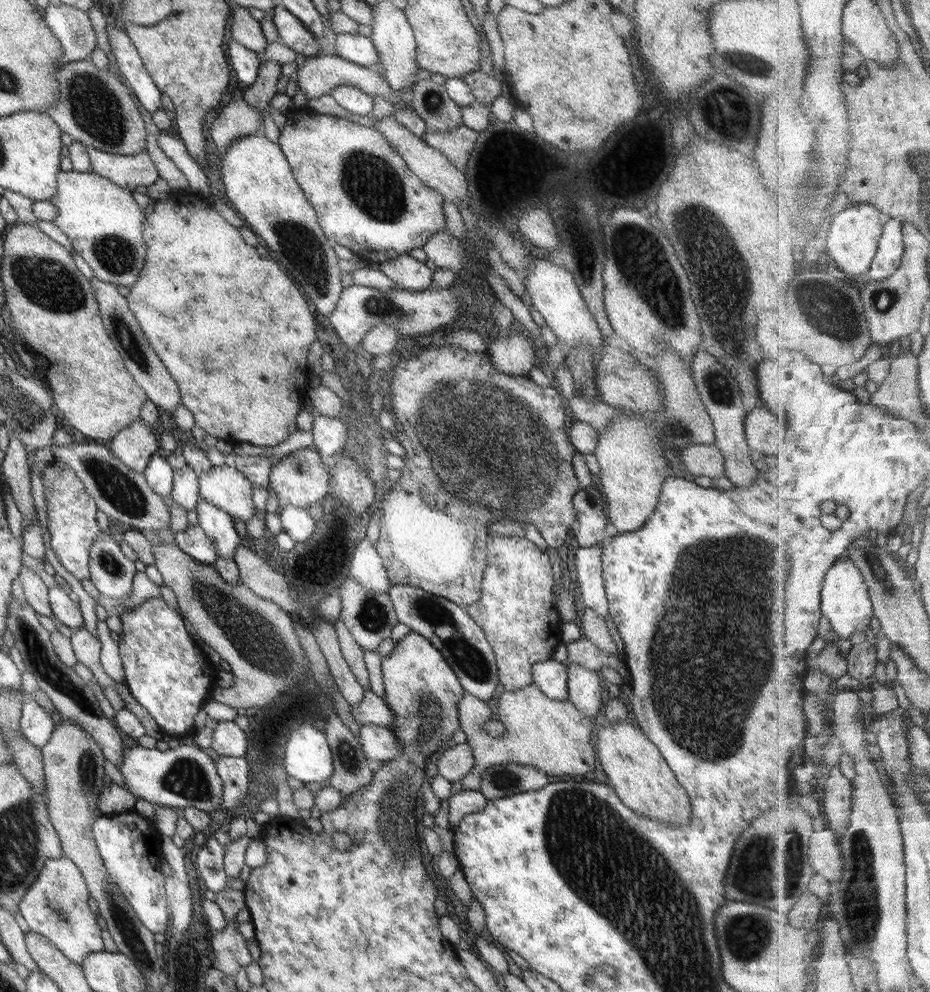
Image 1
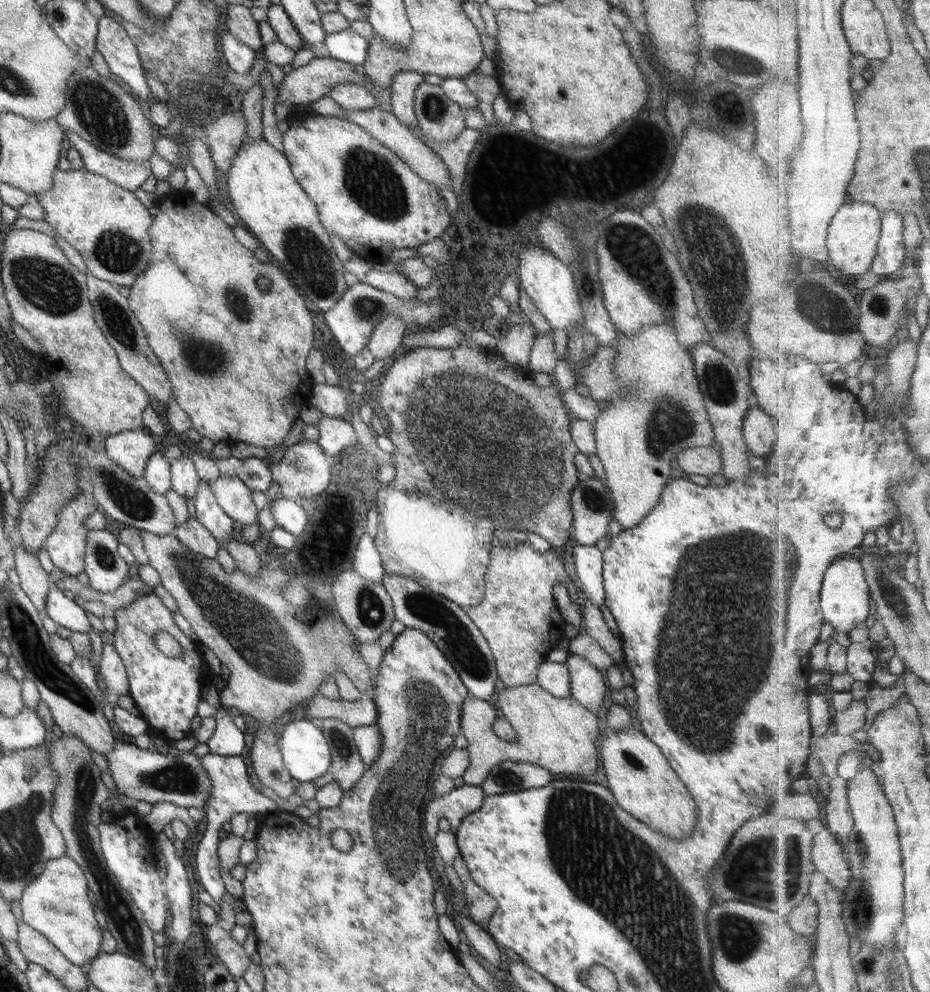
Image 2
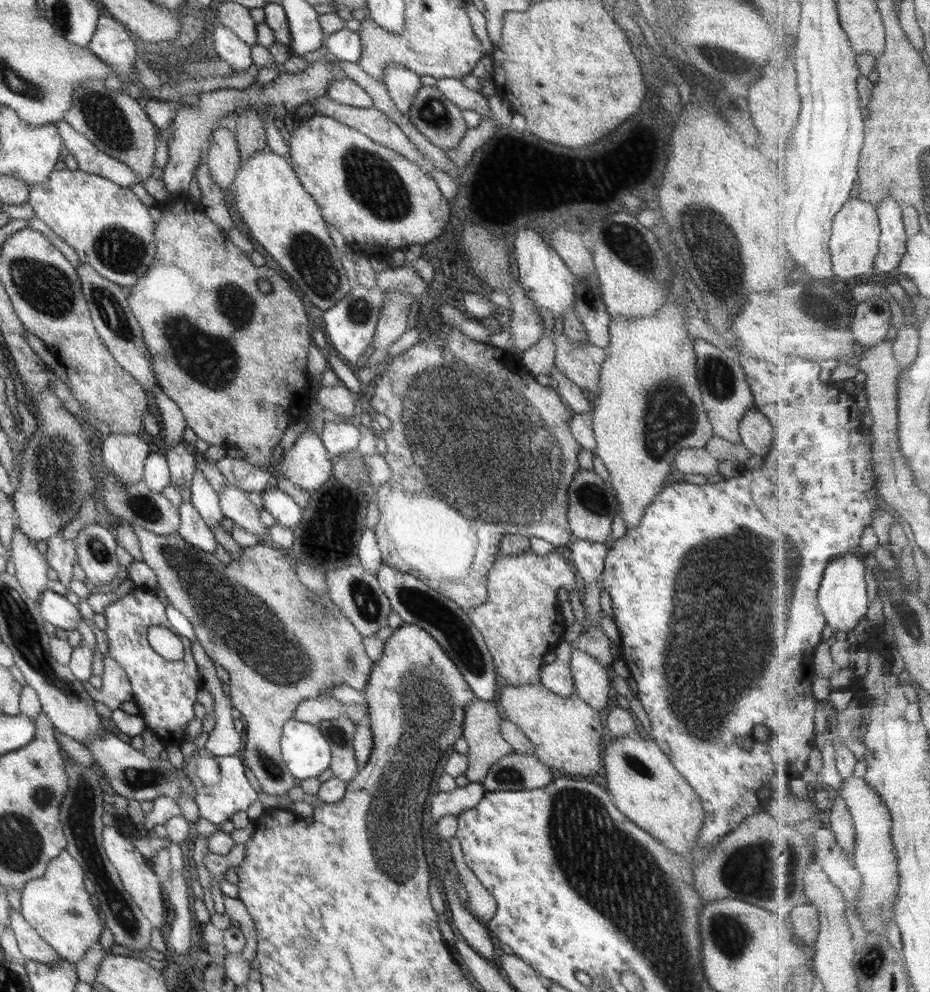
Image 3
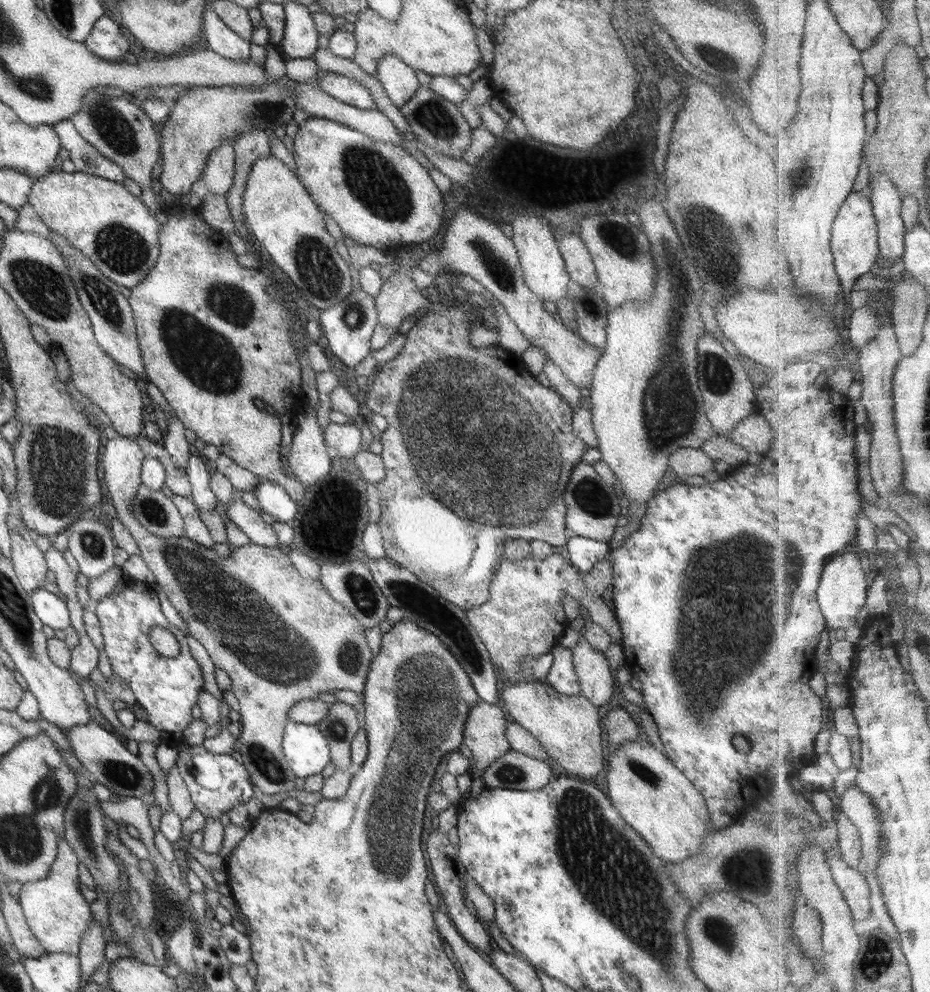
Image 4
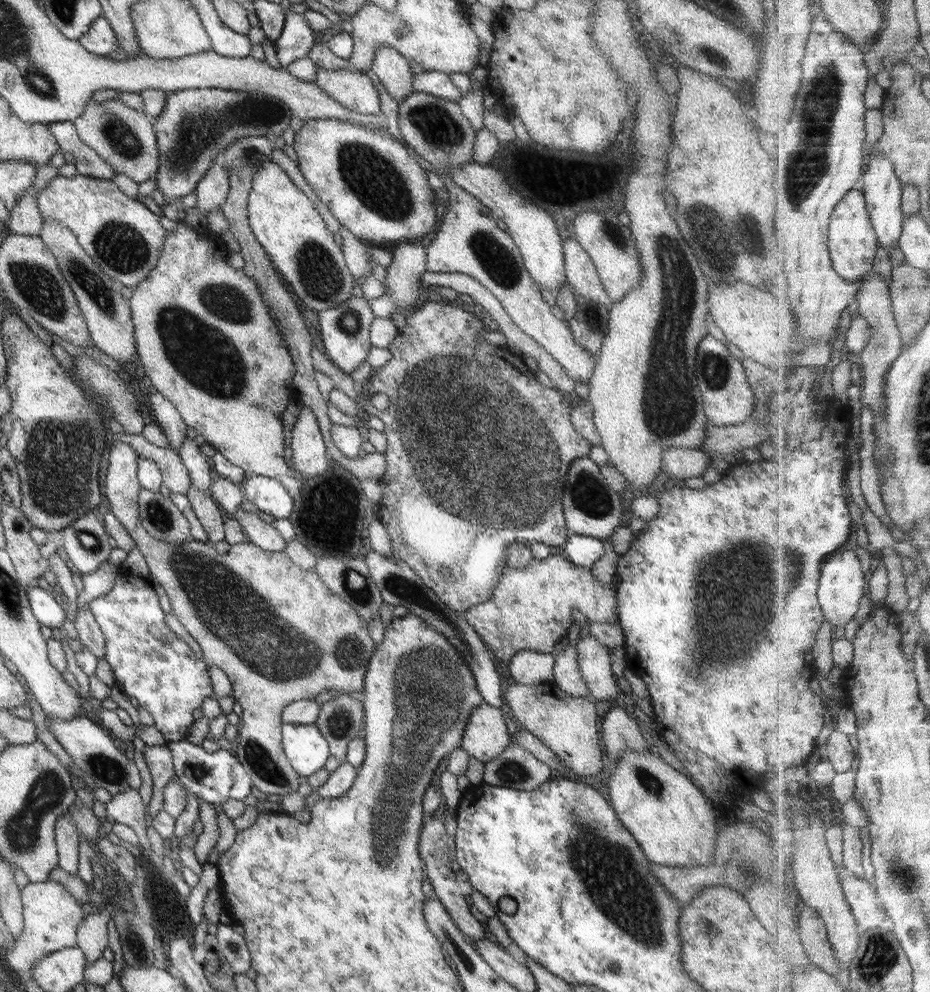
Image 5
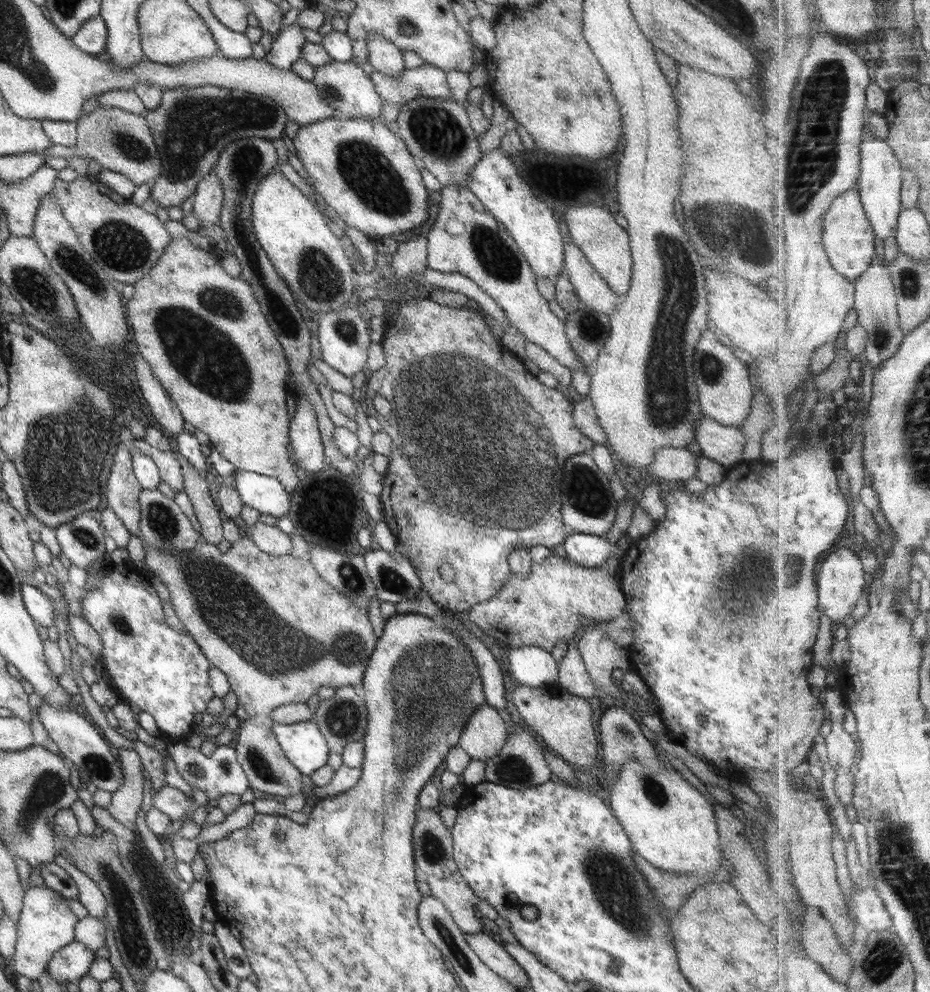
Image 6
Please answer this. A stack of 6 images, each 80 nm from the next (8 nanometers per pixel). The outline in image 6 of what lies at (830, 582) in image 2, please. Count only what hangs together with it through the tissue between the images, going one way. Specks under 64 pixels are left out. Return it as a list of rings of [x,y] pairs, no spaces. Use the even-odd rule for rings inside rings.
[[[841,548],[827,553],[827,557],[821,560],[819,570],[817,572],[818,593],[820,594],[820,608],[831,618],[835,626],[843,624],[843,620],[853,614],[865,586],[865,572],[863,572],[863,564],[859,560],[857,553],[849,548]]]

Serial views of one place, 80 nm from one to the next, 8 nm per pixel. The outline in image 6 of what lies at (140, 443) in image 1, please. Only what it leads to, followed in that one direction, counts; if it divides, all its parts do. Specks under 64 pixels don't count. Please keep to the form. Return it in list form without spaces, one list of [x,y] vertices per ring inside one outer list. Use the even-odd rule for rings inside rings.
[[[119,443],[112,459],[113,464],[105,488],[107,506],[119,518],[127,532],[139,538],[138,496],[142,488],[132,473],[129,447]],[[241,518],[231,521],[237,526],[239,538],[225,554],[221,554],[214,545],[202,541],[191,551],[179,551],[177,555],[167,555],[149,547],[141,539],[139,542],[145,550],[144,562],[149,572],[166,586],[169,602],[187,636],[199,646],[209,664],[226,676],[238,706],[243,707],[249,716],[249,719],[240,721],[234,748],[248,788],[280,799],[297,796],[302,792],[301,774],[285,758],[275,735],[270,731],[273,724],[270,722],[270,712],[281,705],[306,702],[320,686],[336,689],[361,684],[377,639],[369,624],[368,609],[355,606],[327,584],[316,574],[309,561],[291,555],[265,555],[251,540]]]

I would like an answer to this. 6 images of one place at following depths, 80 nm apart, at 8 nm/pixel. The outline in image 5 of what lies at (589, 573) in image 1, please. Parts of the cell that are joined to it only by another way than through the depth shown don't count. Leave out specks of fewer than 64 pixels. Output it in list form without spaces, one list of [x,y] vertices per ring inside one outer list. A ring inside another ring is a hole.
[[[570,534],[559,551],[563,551],[562,555],[574,566],[587,569],[604,554],[602,541],[599,539]]]

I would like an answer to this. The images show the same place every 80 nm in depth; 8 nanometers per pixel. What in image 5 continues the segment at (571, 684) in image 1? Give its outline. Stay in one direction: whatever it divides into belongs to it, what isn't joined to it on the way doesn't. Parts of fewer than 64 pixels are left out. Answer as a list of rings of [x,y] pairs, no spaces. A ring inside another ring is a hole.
[[[587,636],[576,643],[577,664],[588,688],[590,700],[613,699],[618,693],[611,673],[610,648]]]

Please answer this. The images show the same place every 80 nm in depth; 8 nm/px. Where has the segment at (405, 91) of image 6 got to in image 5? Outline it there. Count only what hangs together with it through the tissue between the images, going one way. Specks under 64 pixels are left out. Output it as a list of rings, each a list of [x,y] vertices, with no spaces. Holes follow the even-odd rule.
[[[433,70],[423,71],[423,74],[414,74],[411,78],[410,92],[422,92],[450,101],[458,101],[461,98],[459,91],[449,80],[449,76],[443,72],[433,72]]]

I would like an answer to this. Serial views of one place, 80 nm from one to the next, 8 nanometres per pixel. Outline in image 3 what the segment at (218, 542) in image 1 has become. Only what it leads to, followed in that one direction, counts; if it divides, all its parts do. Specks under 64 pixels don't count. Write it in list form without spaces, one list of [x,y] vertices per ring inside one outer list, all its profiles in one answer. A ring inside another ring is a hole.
[[[194,468],[191,477],[190,504],[197,510],[197,514],[205,526],[213,528],[213,526],[221,526],[223,516],[218,504],[217,493],[213,491],[210,482],[202,475],[202,472]]]

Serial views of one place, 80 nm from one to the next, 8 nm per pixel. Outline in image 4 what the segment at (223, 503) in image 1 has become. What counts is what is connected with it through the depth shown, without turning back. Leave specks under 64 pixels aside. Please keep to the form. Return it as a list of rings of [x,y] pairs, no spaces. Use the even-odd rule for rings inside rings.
[[[240,494],[231,499],[229,505],[222,506],[227,519],[237,526],[241,533],[247,536],[247,539],[257,546],[267,548],[278,548],[280,545],[275,538],[275,532],[271,530],[271,526],[266,524],[258,512],[245,506],[241,501]]]

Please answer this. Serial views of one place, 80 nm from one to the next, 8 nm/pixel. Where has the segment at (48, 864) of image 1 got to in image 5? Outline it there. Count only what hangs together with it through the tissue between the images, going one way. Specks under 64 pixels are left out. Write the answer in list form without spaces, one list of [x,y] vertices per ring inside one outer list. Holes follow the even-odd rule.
[[[63,813],[56,818],[54,837],[59,868],[70,875],[77,872],[77,836],[78,830],[72,823],[71,813]],[[49,881],[27,883],[21,889],[22,927],[12,947],[5,954],[7,966],[15,973],[28,975],[40,958],[52,952],[76,945],[77,924],[83,920],[79,905],[59,883]]]

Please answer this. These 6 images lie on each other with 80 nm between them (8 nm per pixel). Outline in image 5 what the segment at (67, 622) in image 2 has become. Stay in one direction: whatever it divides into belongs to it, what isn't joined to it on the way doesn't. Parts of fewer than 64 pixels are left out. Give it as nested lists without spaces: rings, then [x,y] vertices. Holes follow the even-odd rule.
[[[33,585],[27,586],[26,597],[30,611],[39,625],[62,630],[65,615],[59,607],[59,600],[53,594],[49,595],[44,589]]]

